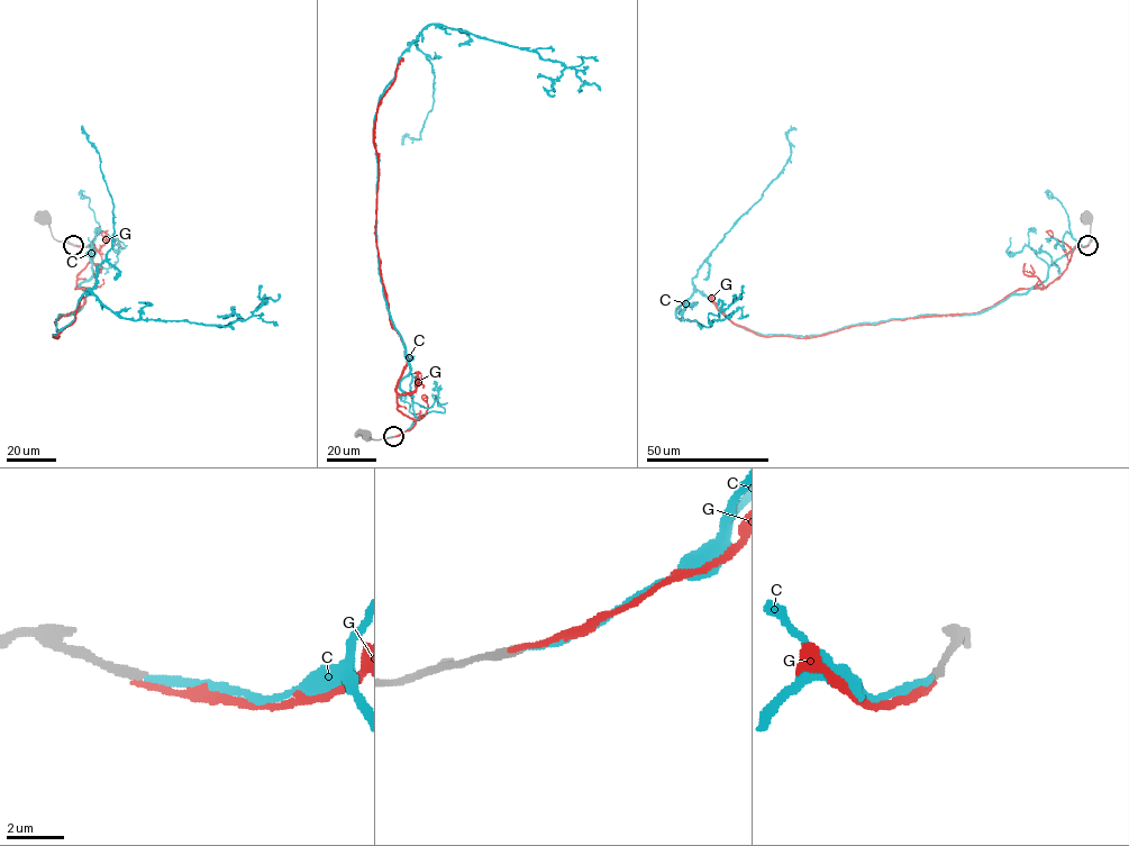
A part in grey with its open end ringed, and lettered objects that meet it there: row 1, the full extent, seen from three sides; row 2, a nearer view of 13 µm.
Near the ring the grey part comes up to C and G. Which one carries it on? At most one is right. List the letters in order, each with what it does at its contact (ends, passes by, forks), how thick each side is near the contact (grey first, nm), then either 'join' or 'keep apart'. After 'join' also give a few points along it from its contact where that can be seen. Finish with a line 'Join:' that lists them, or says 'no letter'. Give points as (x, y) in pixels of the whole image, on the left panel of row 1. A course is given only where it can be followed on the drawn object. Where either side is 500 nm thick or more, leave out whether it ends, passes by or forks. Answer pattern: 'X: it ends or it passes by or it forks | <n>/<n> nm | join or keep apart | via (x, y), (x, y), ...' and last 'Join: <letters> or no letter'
C: it ends | 320/240 nm | join | via (73, 245), (96, 252), (90, 293), (55, 336), (89, 291), (135, 320), (219, 327), (252, 315), (262, 285)
G: it ends | 360/190 nm | keep apart
Join: C

